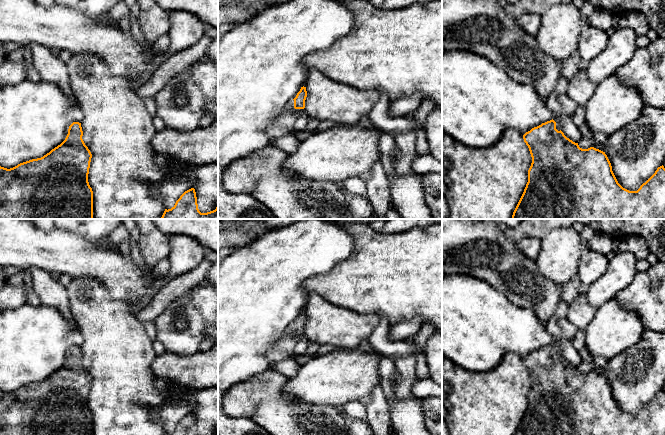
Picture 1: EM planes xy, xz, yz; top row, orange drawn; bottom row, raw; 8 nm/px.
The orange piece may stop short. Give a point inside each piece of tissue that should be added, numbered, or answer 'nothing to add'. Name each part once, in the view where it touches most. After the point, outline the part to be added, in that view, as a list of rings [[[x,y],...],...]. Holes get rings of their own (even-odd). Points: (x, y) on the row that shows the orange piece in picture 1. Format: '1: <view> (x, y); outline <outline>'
1: xz (284, 124); outline [[[292,99],[266,129],[268,138],[273,141],[283,135],[295,133],[295,124],[304,109],[295,109]]]

